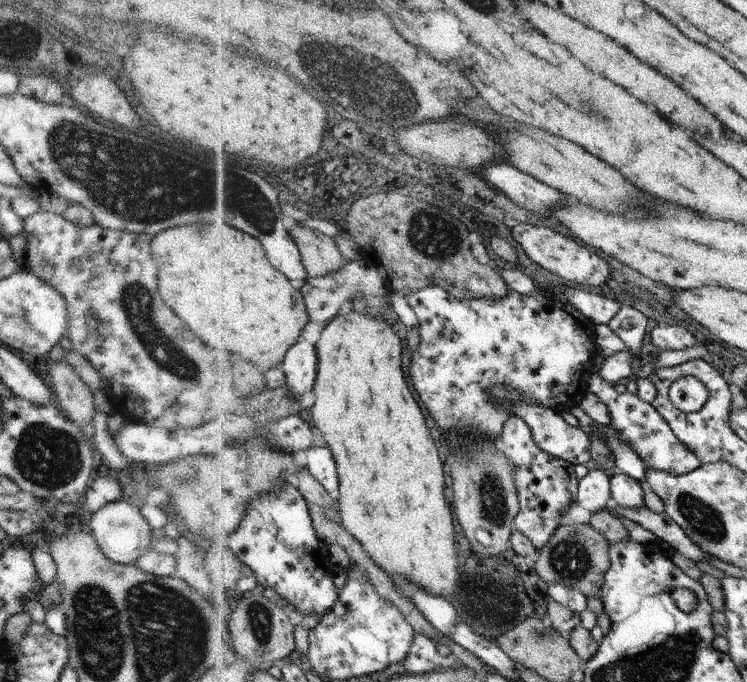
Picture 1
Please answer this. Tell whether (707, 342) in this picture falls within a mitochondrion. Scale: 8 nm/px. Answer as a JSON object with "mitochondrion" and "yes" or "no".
{"mitochondrion":"no"}

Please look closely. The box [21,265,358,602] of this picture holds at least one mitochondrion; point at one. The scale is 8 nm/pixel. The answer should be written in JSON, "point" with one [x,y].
{"point":[137,302]}

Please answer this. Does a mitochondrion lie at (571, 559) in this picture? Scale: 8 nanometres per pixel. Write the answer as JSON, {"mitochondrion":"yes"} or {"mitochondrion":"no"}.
{"mitochondrion":"yes"}

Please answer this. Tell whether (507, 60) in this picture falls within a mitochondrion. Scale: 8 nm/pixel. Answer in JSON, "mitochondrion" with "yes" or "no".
{"mitochondrion":"no"}

